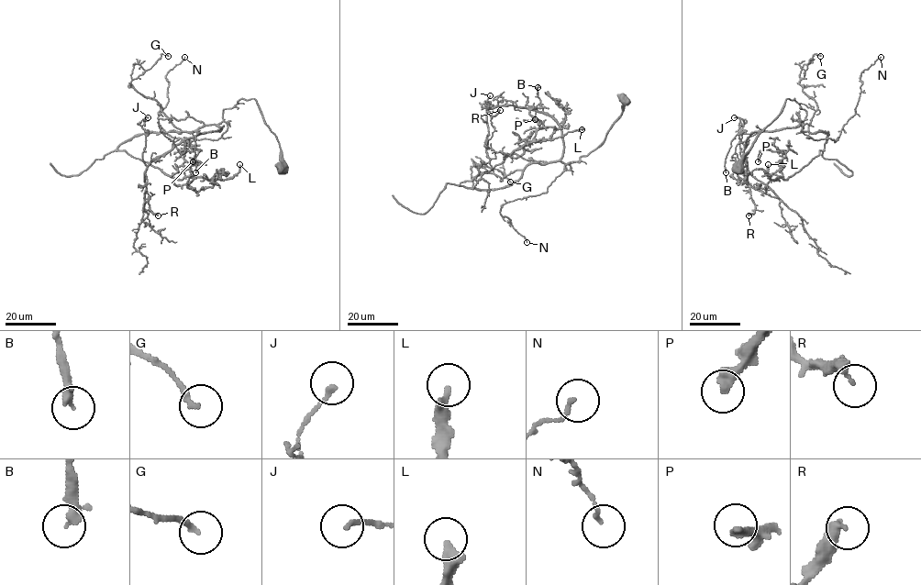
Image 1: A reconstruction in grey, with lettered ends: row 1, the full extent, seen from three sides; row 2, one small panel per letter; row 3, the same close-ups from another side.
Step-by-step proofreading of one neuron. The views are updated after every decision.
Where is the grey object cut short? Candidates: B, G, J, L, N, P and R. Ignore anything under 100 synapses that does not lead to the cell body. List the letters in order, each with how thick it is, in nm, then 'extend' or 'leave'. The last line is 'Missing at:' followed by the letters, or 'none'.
B: 320 nm | leave
G: 200 nm | leave
J: 150 nm | leave
L: 360 nm | leave
N: 130 nm | leave
P: 360 nm | leave
R: 340 nm | leave
Missing at: none

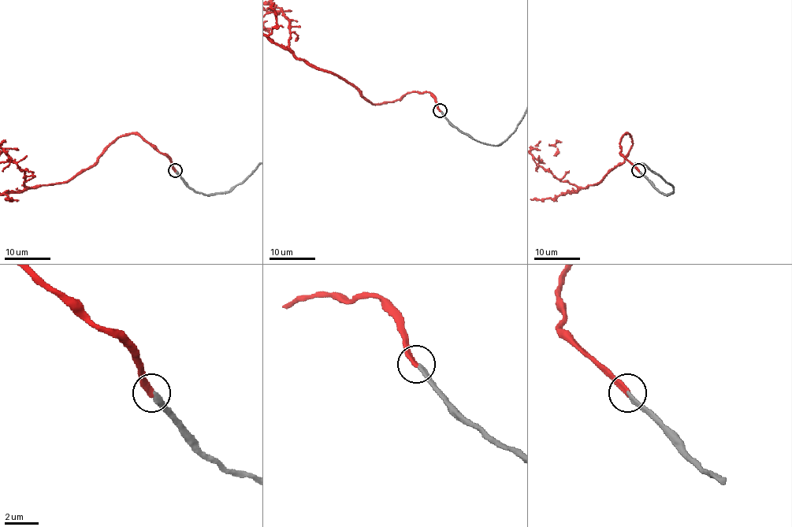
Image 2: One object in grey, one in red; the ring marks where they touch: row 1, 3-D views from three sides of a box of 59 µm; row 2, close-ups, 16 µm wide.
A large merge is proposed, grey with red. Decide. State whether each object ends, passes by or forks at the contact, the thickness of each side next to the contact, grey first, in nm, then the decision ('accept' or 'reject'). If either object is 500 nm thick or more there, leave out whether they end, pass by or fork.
grey ends; red ends; calibres 280 and 320 nm; accept

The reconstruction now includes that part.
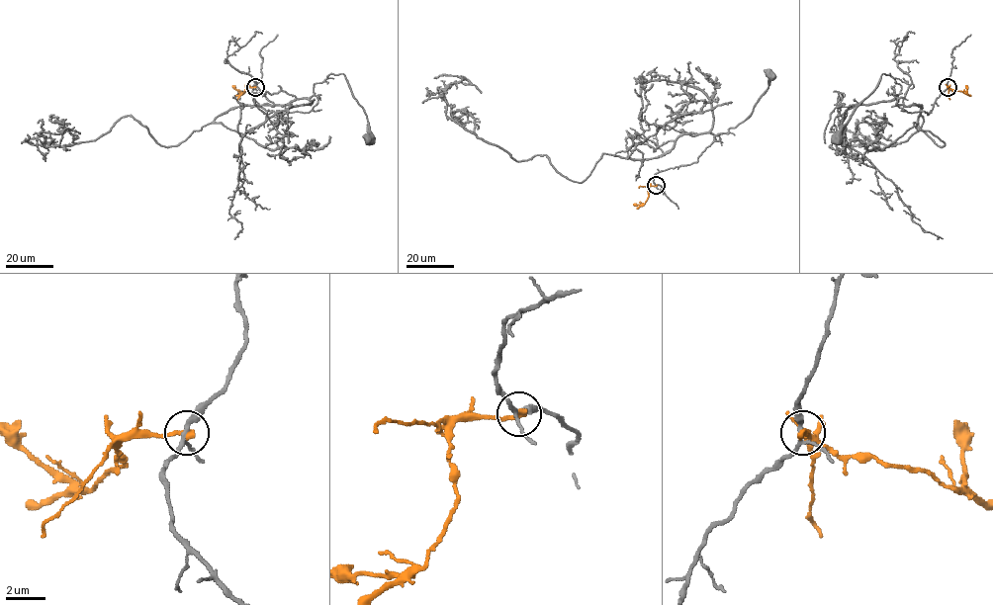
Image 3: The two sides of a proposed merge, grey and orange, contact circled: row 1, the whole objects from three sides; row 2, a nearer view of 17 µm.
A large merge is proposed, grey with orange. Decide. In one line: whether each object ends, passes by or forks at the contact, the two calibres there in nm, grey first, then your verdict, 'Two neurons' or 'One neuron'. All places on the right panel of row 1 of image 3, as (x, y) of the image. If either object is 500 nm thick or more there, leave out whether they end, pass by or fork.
At the ring grey forks. At the ring orange ends. Thickness 200 nm (grey) against 320 nm. Two neurons

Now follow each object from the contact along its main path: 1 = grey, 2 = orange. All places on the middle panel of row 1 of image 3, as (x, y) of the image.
1: (656, 185), (654, 174), (696, 162), (719, 134), (715, 135), (744, 121), (767, 89), (769, 74)
2: (656, 185), (648, 188), (648, 197), (644, 204), (633, 204)

